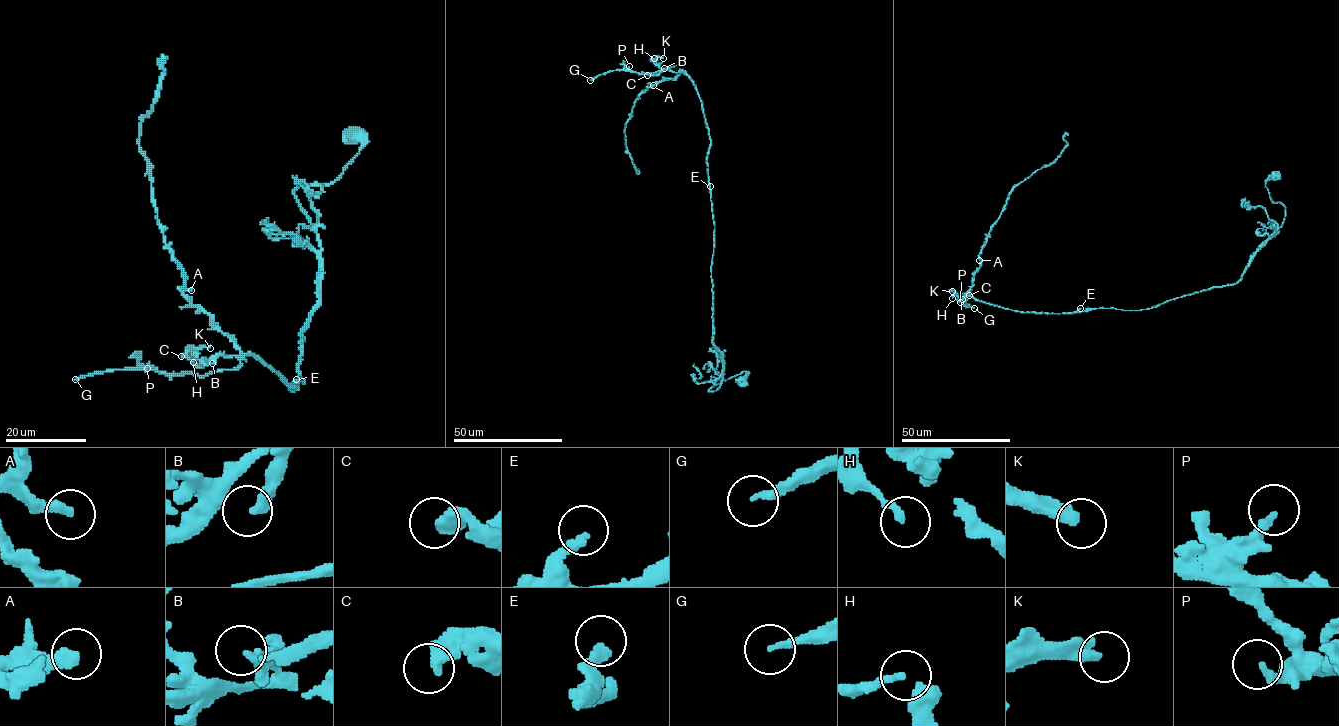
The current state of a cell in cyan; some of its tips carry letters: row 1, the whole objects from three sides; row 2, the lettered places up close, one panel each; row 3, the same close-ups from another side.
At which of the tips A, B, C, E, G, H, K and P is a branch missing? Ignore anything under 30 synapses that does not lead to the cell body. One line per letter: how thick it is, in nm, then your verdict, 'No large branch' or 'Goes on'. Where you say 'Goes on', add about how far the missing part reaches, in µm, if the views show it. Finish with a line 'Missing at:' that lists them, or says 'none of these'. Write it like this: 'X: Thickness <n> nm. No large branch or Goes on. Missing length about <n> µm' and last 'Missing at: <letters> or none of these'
A: Thickness 360 nm. No large branch
B: Thickness 340 nm. No large branch
C: Thickness 500 nm. No large branch
E: Thickness 260 nm. No large branch
G: Thickness 170 nm. Goes on. Missing length about 60 µm
H: Thickness 200 nm. No large branch
K: Thickness 380 nm. No large branch
P: Thickness 240 nm. No large branch
Missing at: G

